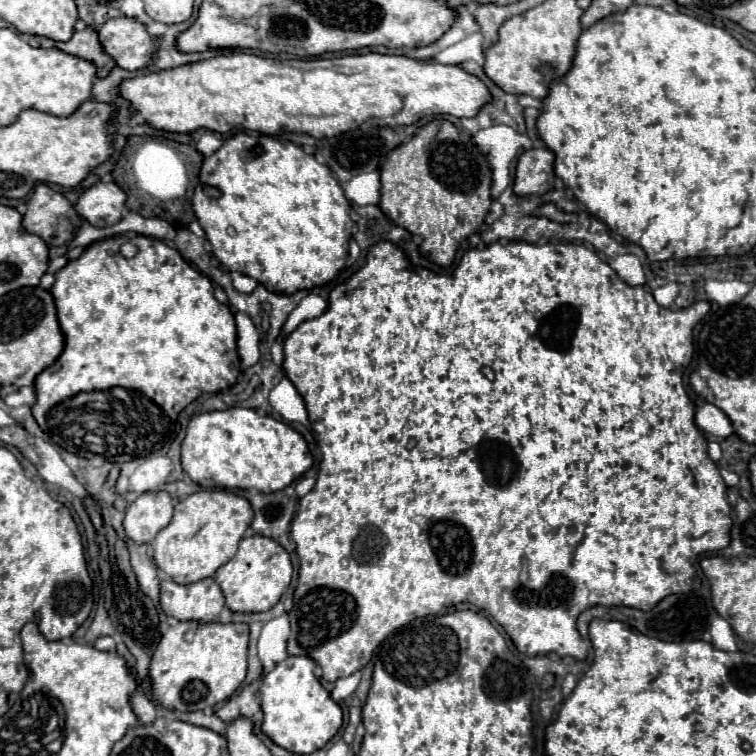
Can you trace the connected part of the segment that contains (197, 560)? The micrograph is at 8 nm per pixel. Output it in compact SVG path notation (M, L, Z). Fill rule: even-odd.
M200 489L174 507L174 517L152 541L156 565L176 583L194 583L212 577L220 565L234 557L238 541L252 523L252 505L248 499L228 489Z

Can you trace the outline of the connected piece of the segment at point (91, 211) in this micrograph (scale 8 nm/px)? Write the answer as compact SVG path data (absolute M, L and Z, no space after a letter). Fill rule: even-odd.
M98 181L80 195L76 211L92 225L106 227L120 221L124 205L126 193L114 181L110 183Z

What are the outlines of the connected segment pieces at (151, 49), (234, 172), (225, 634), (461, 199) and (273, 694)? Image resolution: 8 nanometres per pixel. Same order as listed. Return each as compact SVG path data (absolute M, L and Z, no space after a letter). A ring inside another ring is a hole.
M122 15L122 17L106 21L98 29L98 35L100 35L100 43L102 43L104 51L114 57L118 67L128 69L128 71L144 69L156 57L156 51L158 51L158 39L148 33L144 23L140 23L138 19L132 19L132 17L124 17Z
M240 131L204 159L200 183L192 197L194 213L214 247L214 255L228 271L256 279L268 291L296 293L322 287L346 269L348 243L354 233L354 221L350 217L352 205L330 167L318 163L314 155L304 153L300 145L270 135L254 137Z
M178 621L172 625L160 639L152 661L150 661L150 679L152 695L166 709L178 711L198 711L214 707L220 701L226 701L244 681L248 669L248 635L250 629L246 623L202 623L202 621Z
M434 119L428 125L424 125L416 137L412 137L408 143L398 145L392 149L380 169L382 175L382 199L380 209L400 227L408 229L414 235L422 235L424 243L420 251L434 261L440 267L448 267L454 263L458 245L472 233L478 231L478 227L486 221L486 215L492 205L492 171L486 163L486 155L474 147L472 135L466 131L460 131L450 121Z
M290 655L278 667L262 677L262 731L280 747L296 755L306 755L322 749L342 725L342 709L314 675L316 661L306 655Z

